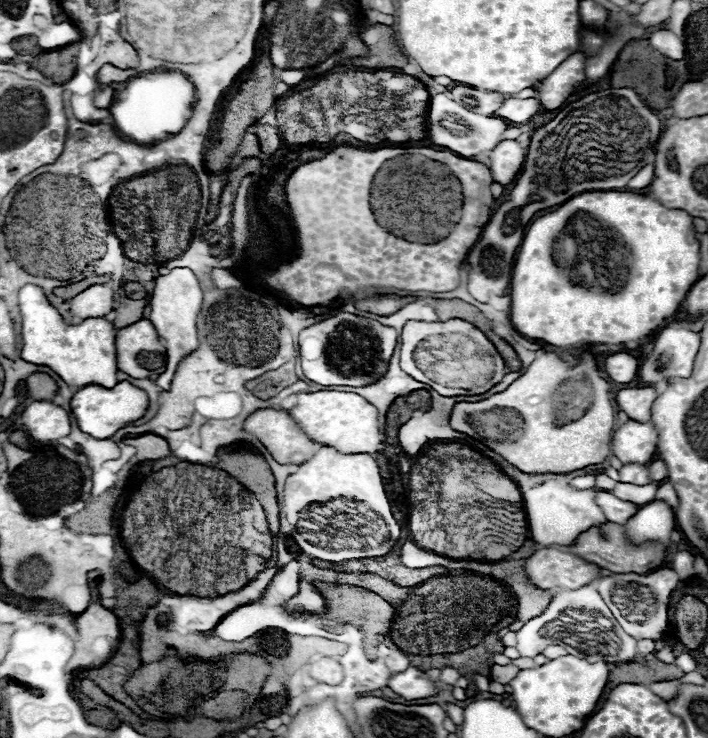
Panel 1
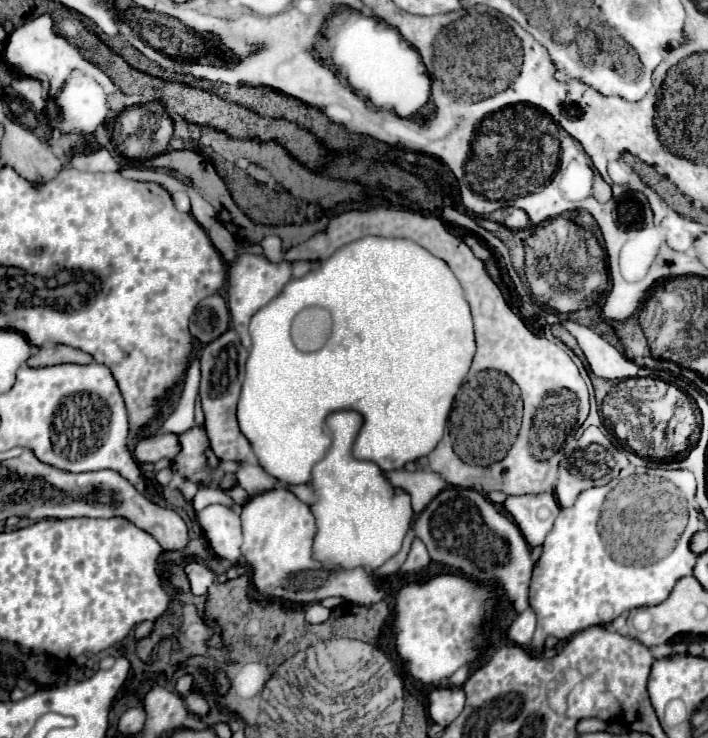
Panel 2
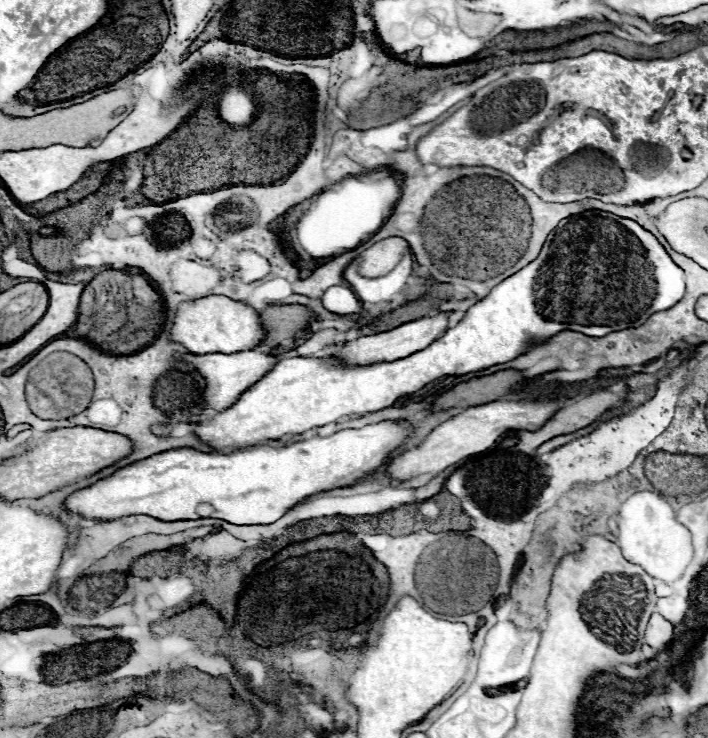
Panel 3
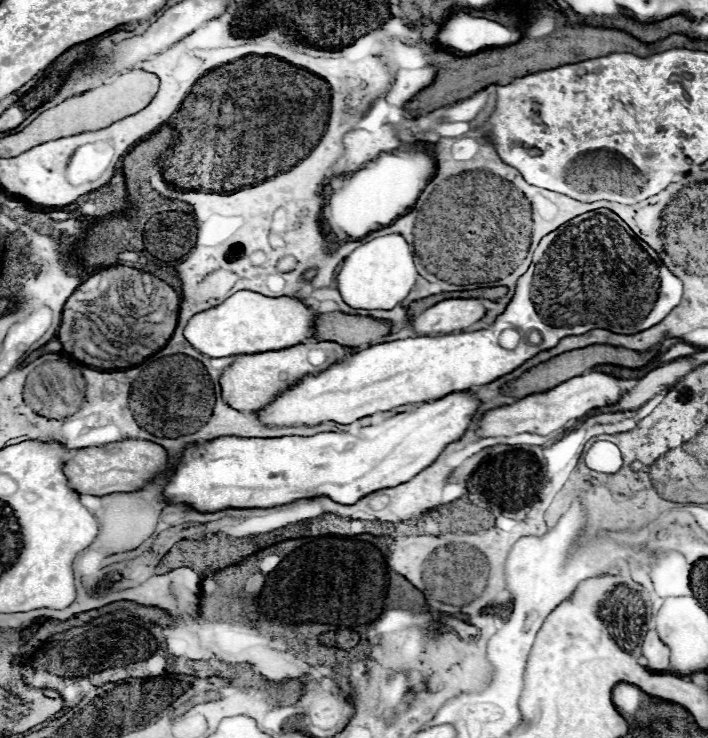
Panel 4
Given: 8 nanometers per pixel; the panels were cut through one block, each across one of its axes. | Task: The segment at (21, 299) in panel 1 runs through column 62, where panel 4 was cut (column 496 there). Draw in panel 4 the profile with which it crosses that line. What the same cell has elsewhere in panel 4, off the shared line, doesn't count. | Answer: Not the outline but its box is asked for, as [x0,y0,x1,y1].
[256,272,590,426]

